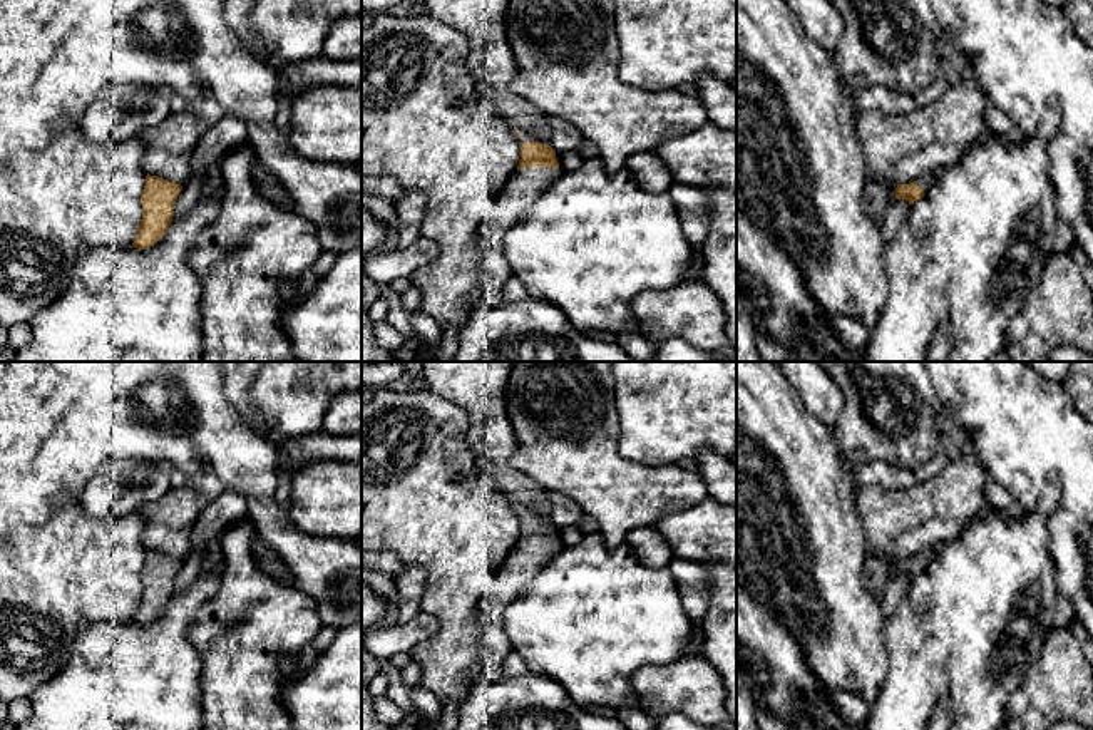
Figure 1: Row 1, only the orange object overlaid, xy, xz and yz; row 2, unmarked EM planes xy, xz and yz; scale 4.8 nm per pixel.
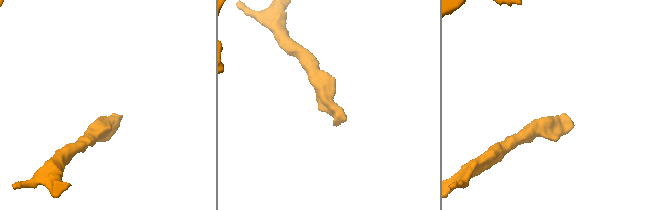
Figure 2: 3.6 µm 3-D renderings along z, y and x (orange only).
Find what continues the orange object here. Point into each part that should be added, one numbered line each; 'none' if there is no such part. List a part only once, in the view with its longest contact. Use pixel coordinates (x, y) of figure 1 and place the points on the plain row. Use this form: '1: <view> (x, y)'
1: xz (524, 561)

